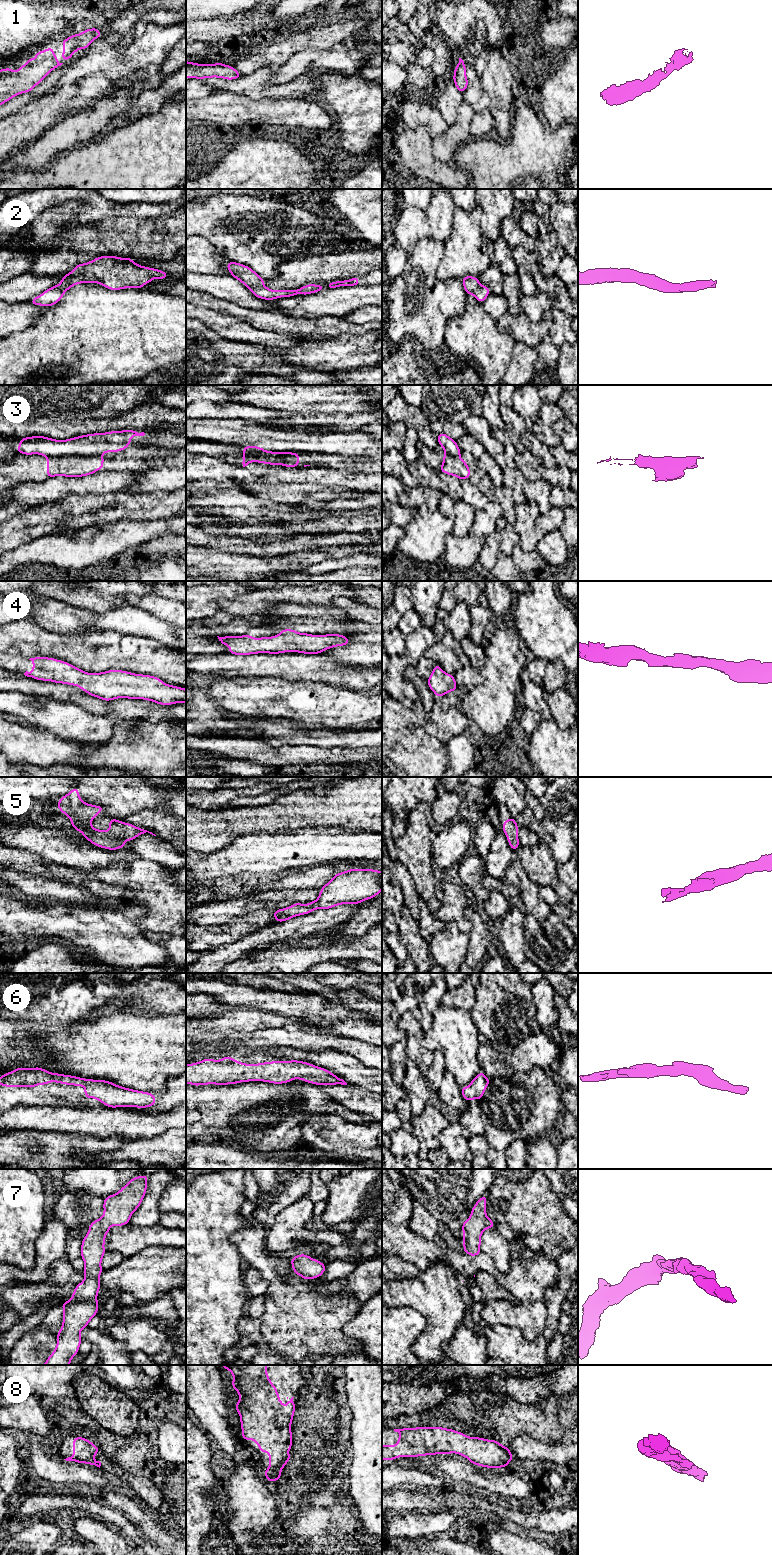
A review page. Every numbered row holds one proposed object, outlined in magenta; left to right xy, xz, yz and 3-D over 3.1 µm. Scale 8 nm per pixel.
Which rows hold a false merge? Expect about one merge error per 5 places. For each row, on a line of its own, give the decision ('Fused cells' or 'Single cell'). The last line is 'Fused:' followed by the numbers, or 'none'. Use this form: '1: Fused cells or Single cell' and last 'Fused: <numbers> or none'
1: Single cell
2: Single cell
3: Fused cells
4: Single cell
5: Single cell
6: Single cell
7: Single cell
8: Single cell
Fused: 3

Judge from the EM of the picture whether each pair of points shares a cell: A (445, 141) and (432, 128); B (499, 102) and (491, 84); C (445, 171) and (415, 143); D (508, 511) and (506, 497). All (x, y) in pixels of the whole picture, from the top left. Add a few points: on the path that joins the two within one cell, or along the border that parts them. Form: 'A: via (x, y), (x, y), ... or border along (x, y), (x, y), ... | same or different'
A: border along (449, 126), (432, 138) | different
B: via (499, 98), (499, 92), (495, 88) | same
C: via (436, 169), (419, 152) | same
D: via (508, 508), (506, 500) | same

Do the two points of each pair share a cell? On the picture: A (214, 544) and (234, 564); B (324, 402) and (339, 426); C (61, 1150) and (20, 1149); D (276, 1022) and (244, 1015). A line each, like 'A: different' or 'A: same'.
A: different
B: different
C: same
D: same

